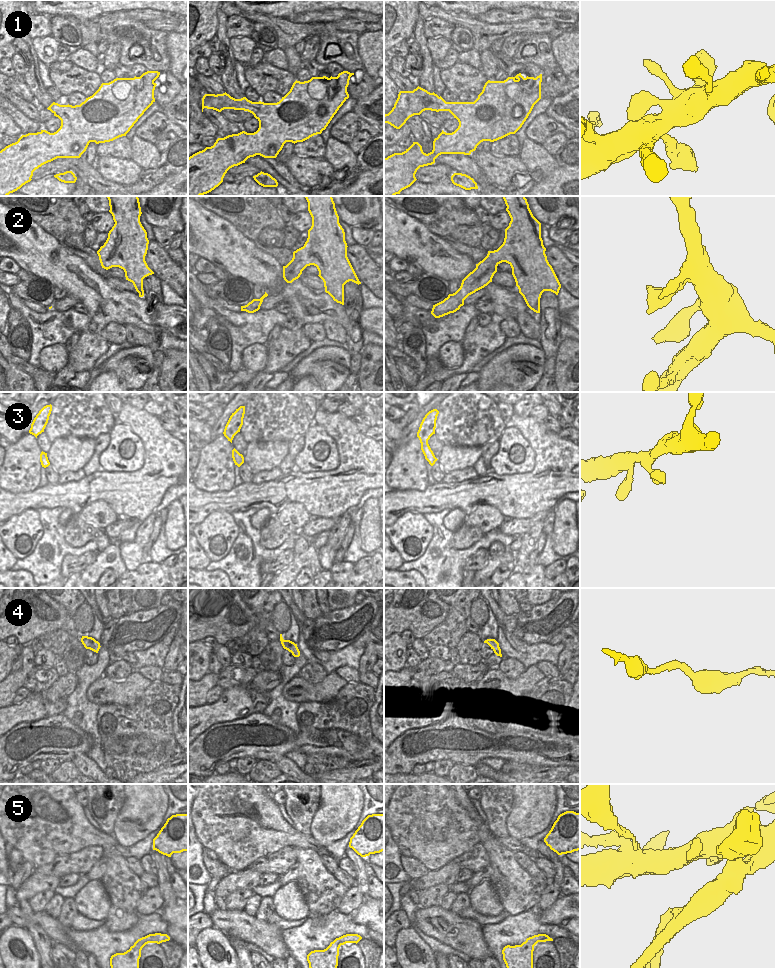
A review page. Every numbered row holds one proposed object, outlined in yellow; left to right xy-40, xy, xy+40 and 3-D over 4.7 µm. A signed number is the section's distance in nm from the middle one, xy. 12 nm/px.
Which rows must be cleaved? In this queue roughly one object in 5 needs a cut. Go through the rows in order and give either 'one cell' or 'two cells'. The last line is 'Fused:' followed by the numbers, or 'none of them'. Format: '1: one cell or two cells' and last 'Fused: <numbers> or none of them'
1: one cell
2: one cell
3: one cell
4: one cell
5: one cell
Fused: none of them

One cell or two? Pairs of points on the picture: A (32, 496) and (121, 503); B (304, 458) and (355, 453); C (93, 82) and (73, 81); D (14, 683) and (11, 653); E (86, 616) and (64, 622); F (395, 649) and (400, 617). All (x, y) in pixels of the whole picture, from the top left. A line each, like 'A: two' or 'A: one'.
A: one
B: two
C: one
D: two
E: two
F: two

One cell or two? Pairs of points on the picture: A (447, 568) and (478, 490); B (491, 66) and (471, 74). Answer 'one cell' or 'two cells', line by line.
A: two cells
B: two cells

